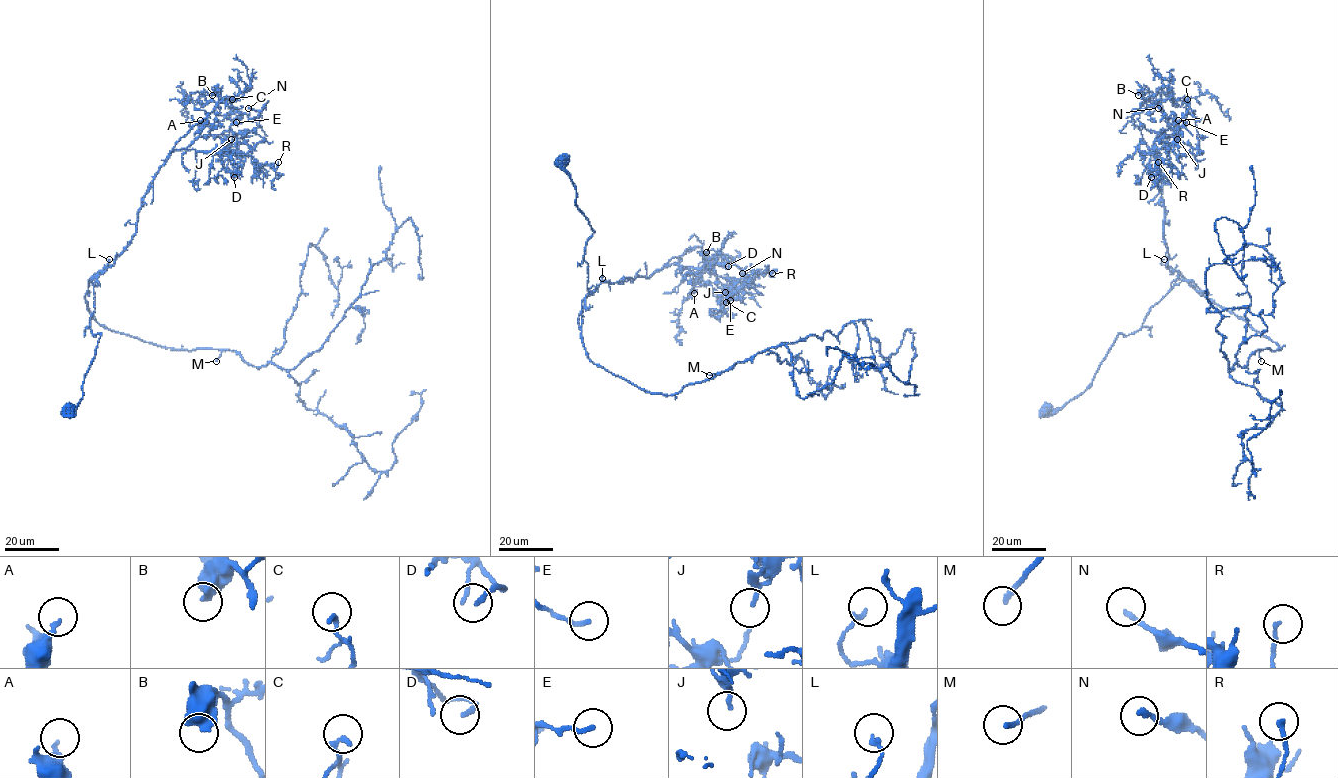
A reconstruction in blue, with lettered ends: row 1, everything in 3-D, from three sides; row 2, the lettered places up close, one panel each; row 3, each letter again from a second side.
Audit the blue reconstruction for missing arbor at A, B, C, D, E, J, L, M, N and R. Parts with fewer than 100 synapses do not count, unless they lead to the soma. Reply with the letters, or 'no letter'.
M

